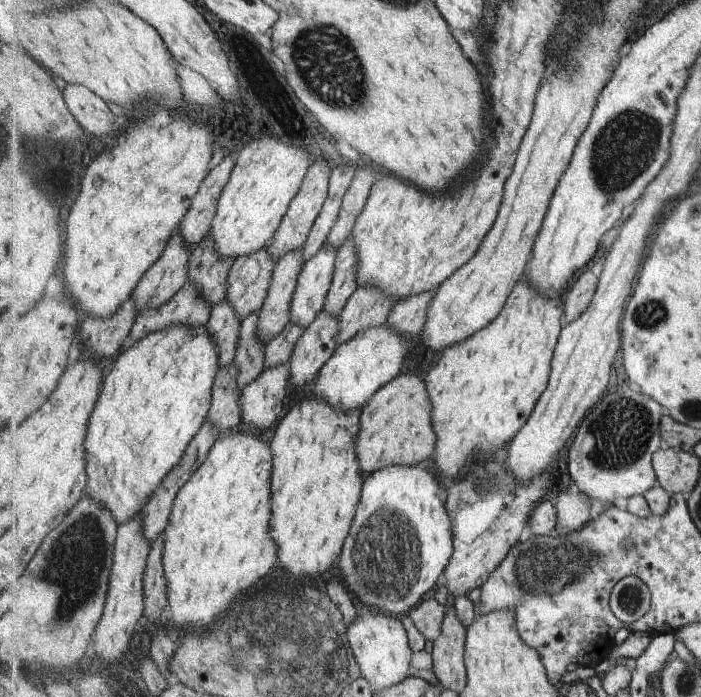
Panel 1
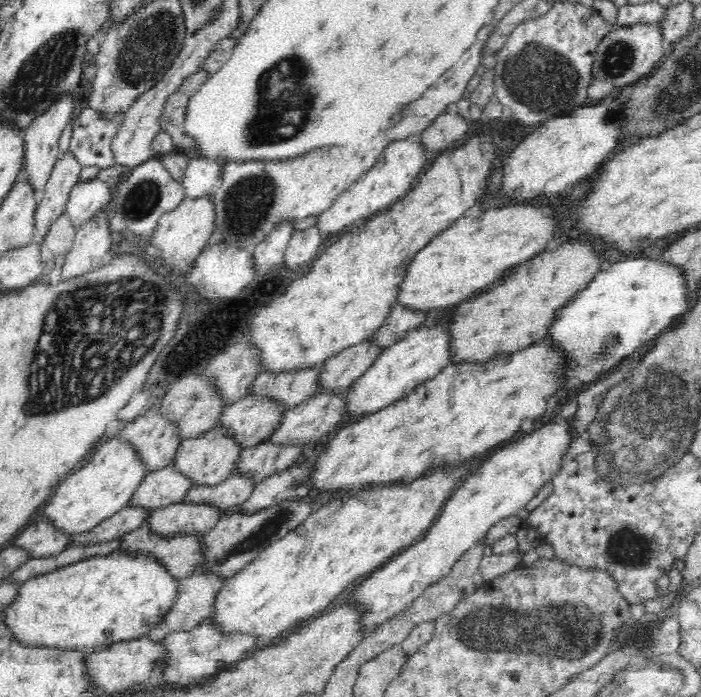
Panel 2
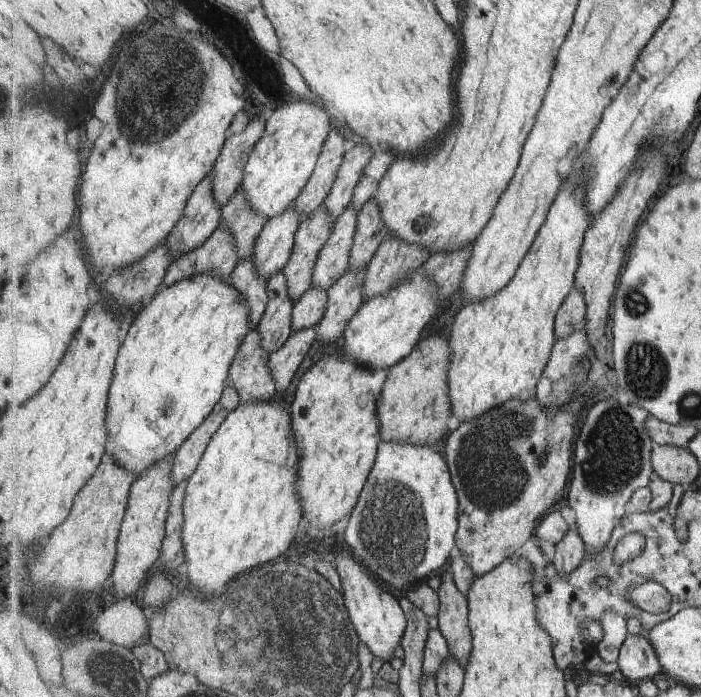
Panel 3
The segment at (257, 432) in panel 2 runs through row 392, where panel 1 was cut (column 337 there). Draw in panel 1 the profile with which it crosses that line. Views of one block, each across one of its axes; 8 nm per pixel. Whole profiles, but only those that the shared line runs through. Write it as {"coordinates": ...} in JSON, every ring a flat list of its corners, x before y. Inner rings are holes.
{"coordinates":[[325,245,315,258,308,260,301,271,292,302,292,320,307,328,316,320,333,284,338,251]]}

